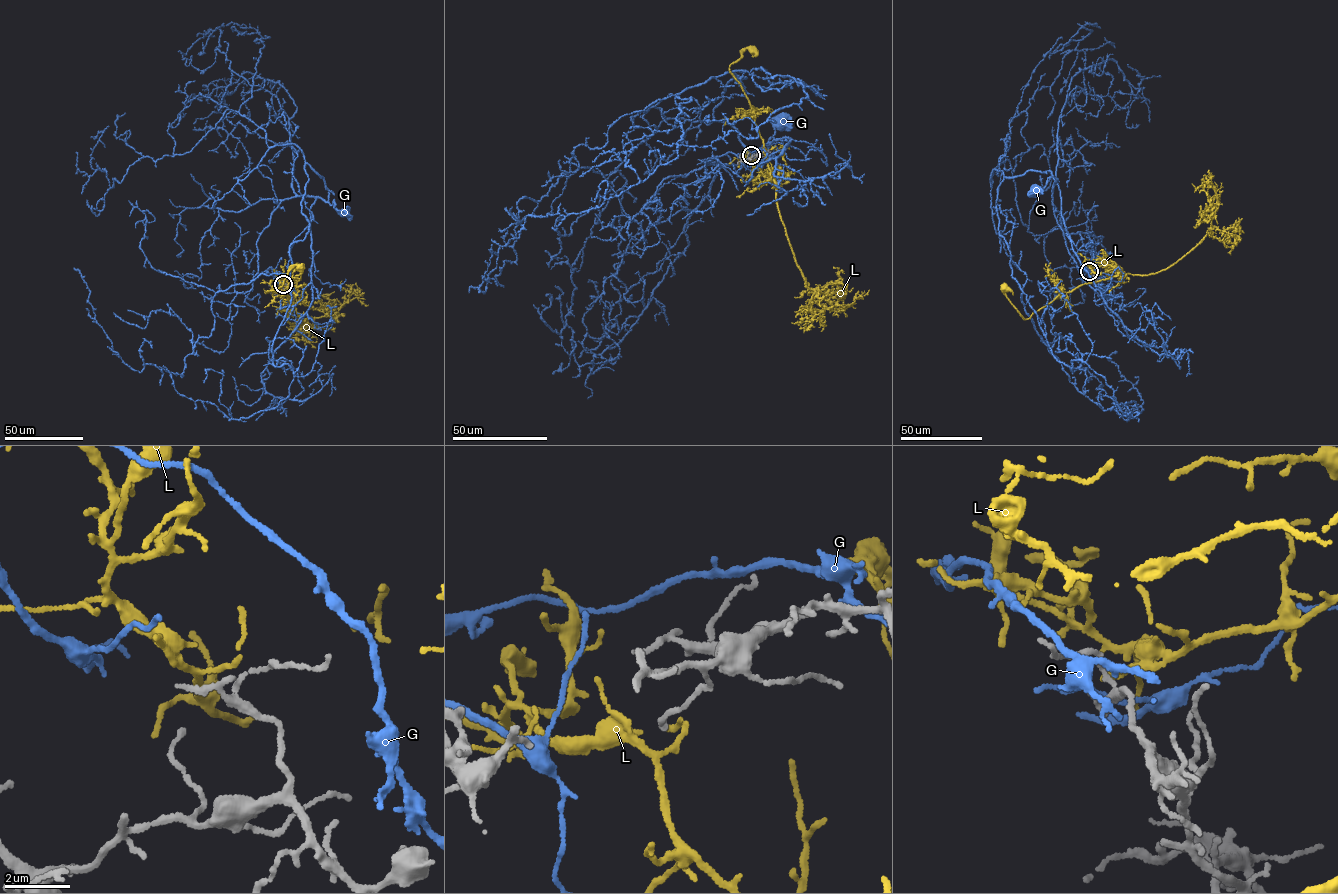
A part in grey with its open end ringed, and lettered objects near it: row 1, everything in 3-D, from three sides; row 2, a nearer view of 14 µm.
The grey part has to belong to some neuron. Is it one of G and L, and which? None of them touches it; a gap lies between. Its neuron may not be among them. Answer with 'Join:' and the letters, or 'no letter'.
Join: L

